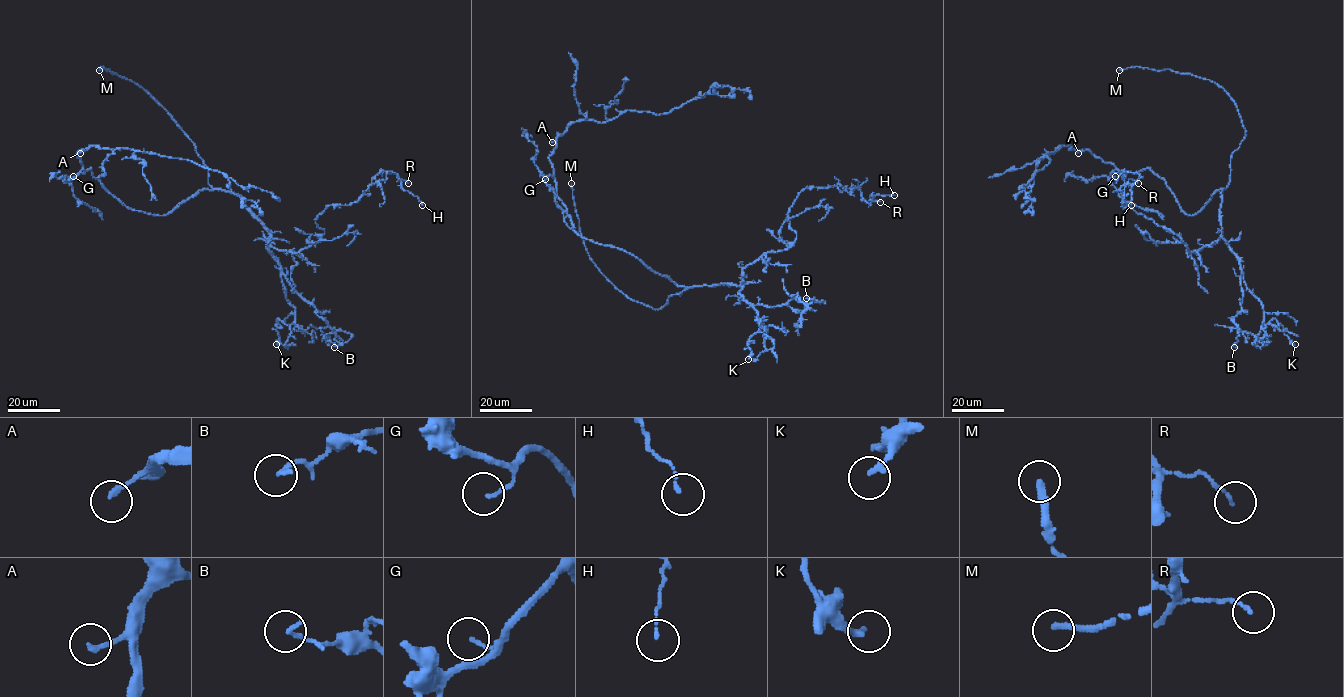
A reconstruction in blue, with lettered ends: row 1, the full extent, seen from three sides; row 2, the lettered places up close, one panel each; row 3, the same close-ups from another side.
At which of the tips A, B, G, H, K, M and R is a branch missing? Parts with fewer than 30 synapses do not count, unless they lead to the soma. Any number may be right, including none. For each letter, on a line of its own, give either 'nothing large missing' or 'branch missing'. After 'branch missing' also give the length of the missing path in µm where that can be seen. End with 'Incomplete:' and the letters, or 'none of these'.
A: nothing large missing
B: nothing large missing
G: nothing large missing
H: nothing large missing
K: nothing large missing
M: branch missing; about 15 µm are missing
R: nothing large missing
Incomplete: M

